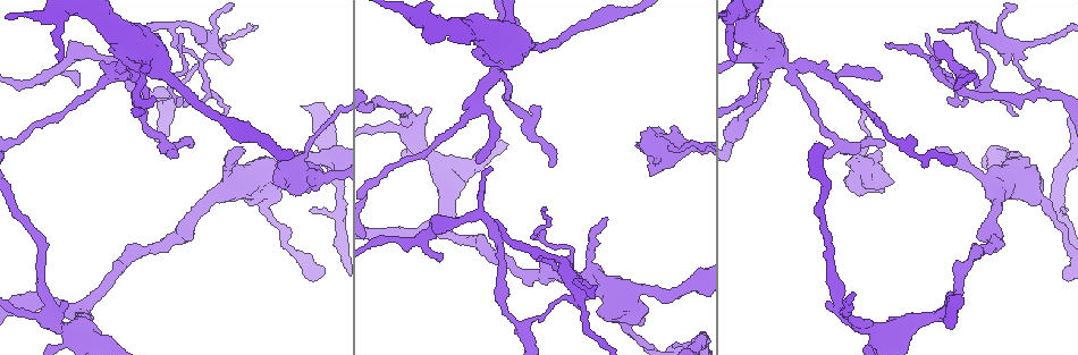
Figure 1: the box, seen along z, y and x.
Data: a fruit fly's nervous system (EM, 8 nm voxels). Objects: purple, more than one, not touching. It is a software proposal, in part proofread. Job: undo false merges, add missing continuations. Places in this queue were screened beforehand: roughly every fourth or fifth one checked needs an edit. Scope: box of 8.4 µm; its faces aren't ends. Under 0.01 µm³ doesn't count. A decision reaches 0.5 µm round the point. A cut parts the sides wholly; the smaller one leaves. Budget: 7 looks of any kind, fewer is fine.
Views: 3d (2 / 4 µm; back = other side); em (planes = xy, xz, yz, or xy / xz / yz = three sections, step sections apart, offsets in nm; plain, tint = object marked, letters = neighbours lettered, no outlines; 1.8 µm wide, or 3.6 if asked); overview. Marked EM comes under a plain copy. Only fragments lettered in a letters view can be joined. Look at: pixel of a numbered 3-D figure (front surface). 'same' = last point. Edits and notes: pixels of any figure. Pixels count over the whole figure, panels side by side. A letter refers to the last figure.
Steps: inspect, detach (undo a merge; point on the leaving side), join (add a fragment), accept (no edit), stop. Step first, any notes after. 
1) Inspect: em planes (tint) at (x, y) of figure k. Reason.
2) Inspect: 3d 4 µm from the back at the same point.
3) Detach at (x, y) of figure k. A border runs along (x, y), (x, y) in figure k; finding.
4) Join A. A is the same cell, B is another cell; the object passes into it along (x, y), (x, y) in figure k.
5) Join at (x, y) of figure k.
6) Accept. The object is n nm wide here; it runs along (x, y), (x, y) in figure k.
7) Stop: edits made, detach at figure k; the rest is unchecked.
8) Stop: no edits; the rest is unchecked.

Inspect: em planes (letters) at (937, 30) of figure 1. Tapers out.

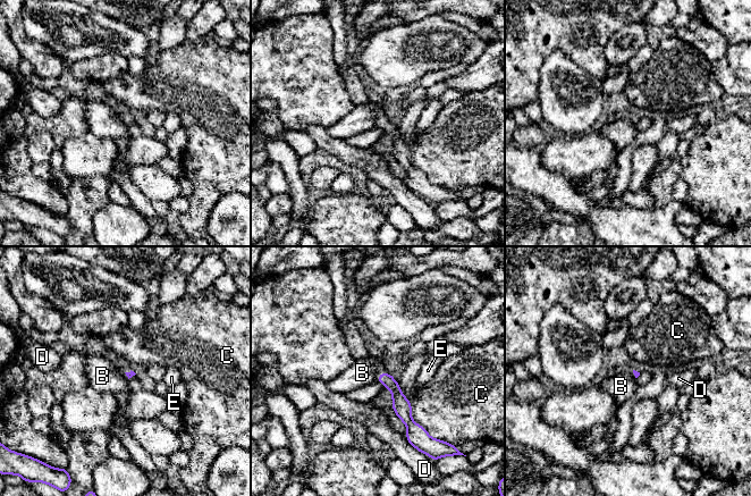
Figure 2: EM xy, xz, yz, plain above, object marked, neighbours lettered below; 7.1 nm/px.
Accept. B, C, D and E are other cells; it runs along (382, 376), (395, 388), (413, 431) in figure 2; none of them fits.

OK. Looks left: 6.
Inspect: em yz step 4 (tint) at (480, 162) of figure 1. Branch stops here.

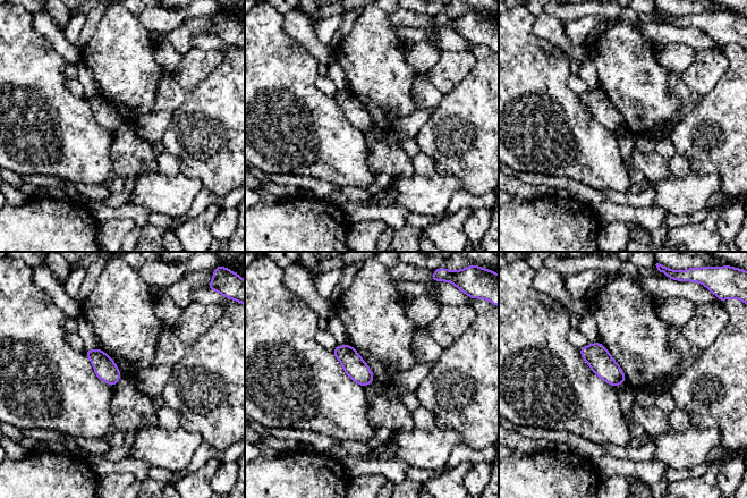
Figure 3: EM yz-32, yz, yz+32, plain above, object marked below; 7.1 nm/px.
Inspect: em planes (letters) at the same point. Another direction.

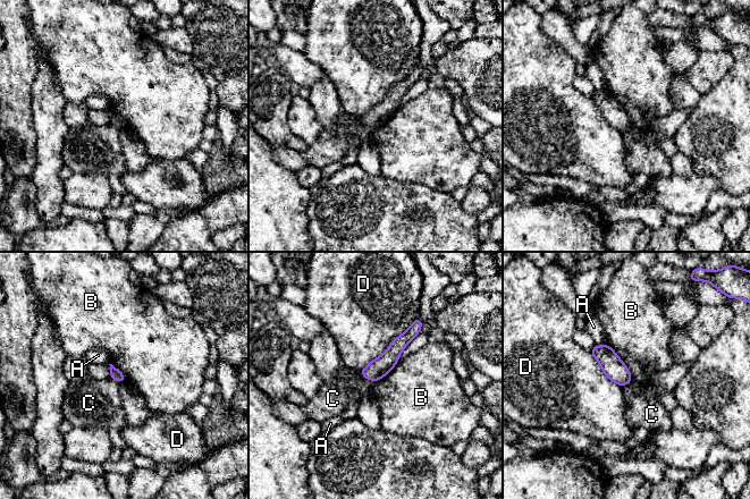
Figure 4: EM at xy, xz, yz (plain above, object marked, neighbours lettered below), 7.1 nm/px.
Accept. A, B, C and D are other cells; a border runs along (607, 345), (623, 362), (633, 379) in figure 4; none of them fits.

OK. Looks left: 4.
Inspect: 3d 4 µm at (170, 93) of figure 1. Abrupt turn.

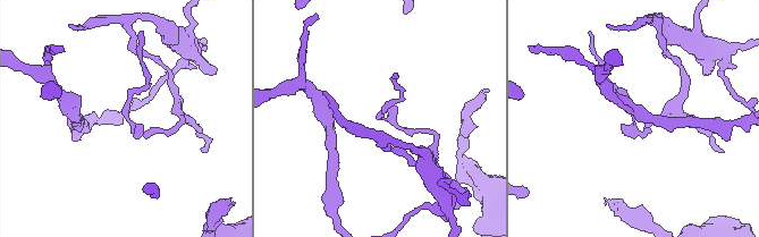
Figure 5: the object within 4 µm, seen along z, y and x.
Inspect: em 3.6 µm planes (letters) at (382, 116) of figure 5.

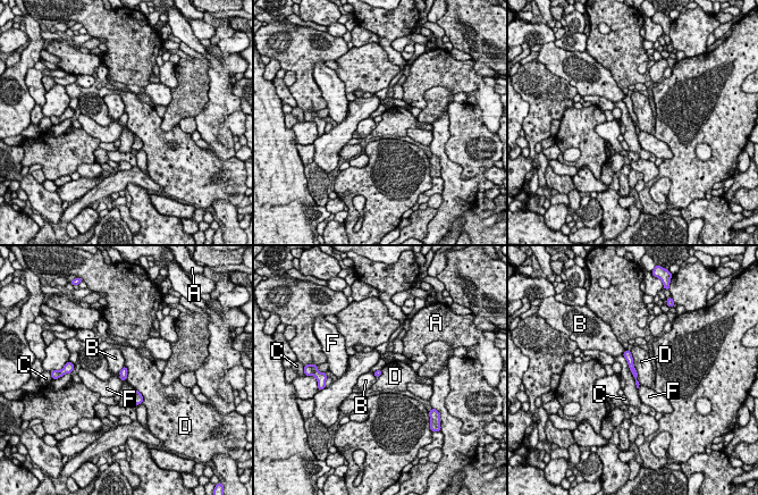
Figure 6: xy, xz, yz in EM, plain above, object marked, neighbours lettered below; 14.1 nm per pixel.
Accept. A, B, C, D and F are other cells; it runs along (626, 352), (634, 374) in figure 6; continuous, no second neuron.

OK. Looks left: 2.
Stop: no edits; the rest is unchecked.

